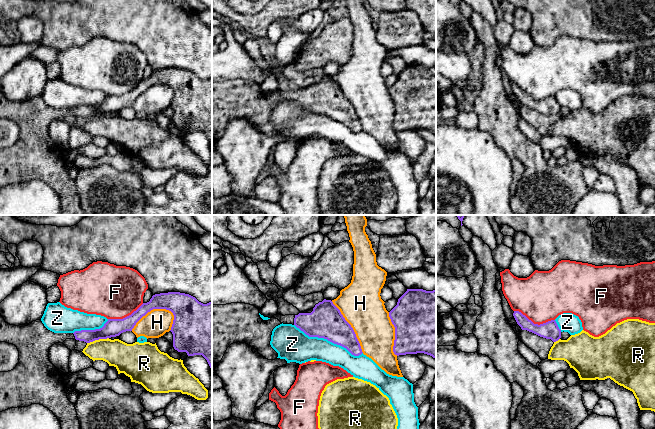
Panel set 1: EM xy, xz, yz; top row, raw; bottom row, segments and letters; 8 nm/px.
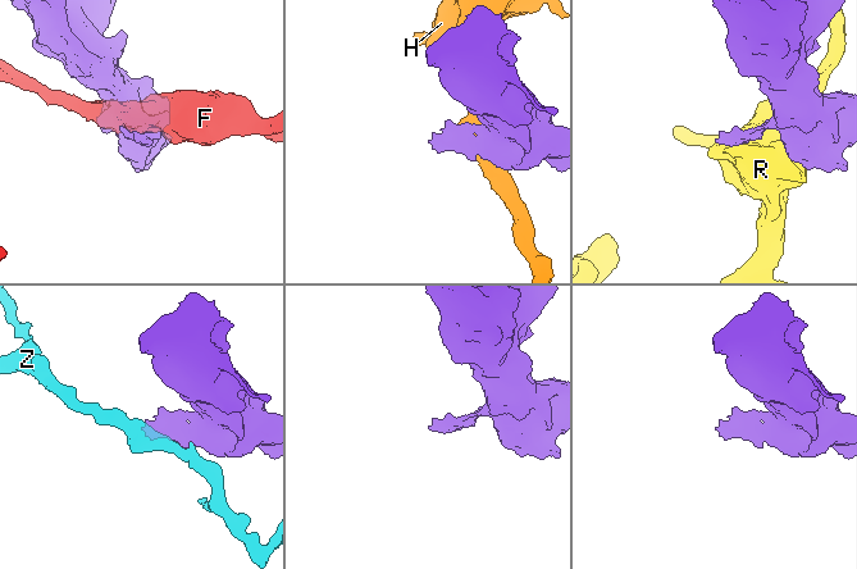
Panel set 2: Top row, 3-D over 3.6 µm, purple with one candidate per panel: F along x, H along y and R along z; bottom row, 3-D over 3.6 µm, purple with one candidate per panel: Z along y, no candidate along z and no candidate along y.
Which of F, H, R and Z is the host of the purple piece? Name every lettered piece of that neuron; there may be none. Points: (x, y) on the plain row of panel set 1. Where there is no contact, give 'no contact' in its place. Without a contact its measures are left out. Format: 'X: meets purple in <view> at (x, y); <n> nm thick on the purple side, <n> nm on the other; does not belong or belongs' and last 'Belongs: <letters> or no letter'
F: meets purple in yz at (533, 99); 140 nm thick on the purple side, 400 nm on the other; does not belong
H: meets purple in xy at (151, 85); 200 nm thick on the purple side, 220 nm on the other; does not belong
R: meets purple in xy at (97, 115); 140 nm thick on the purple side, 220 nm on the other; does not belong
Z: meets purple in xz at (328, 116); 280 nm thick on the purple side, 240 nm on the other; does not belong
Belongs: no letter

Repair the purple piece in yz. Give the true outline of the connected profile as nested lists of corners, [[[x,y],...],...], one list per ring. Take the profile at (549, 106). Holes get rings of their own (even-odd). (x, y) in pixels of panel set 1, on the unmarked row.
[[[514,87],[513,92],[522,106],[527,106],[540,113],[551,115],[553,118],[556,118],[561,114],[561,106],[555,96],[538,101],[534,100],[519,87]]]

